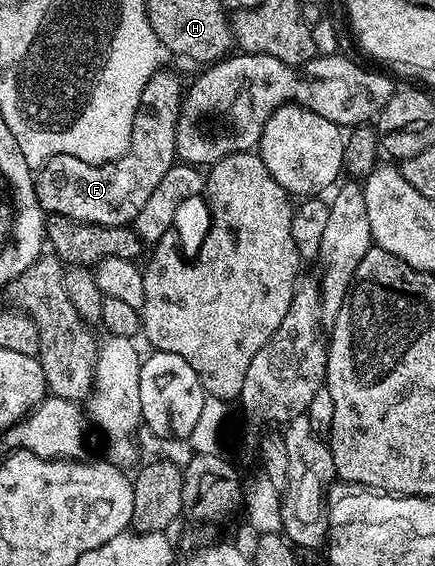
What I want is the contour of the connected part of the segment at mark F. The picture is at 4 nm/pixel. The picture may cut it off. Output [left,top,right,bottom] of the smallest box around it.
[34,67,184,227]

